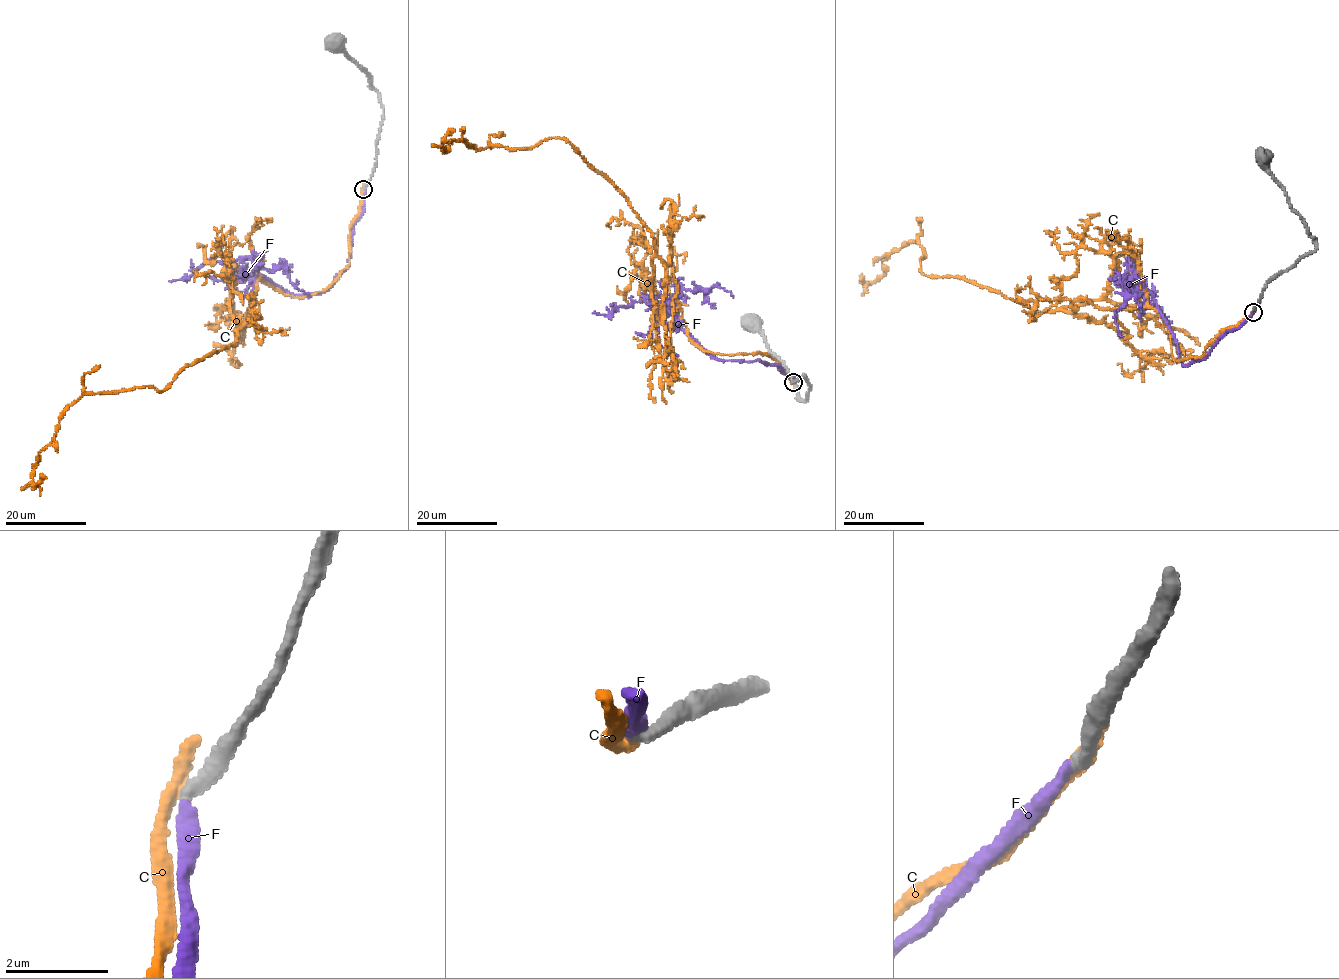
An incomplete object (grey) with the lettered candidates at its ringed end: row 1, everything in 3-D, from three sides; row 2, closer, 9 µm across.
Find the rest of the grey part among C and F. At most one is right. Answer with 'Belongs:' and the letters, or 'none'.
Belongs: F

